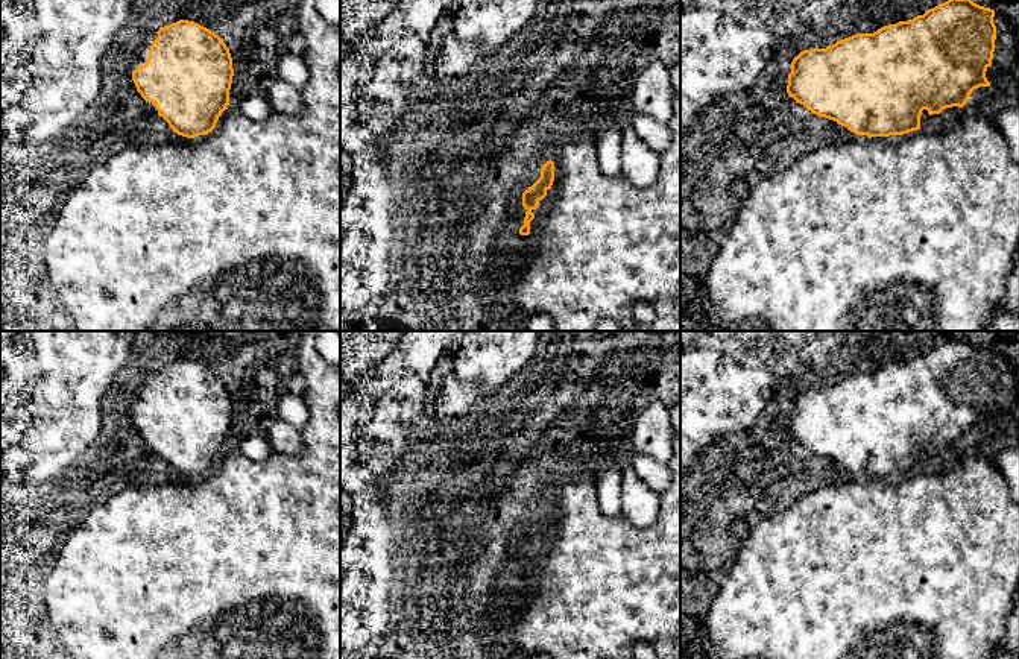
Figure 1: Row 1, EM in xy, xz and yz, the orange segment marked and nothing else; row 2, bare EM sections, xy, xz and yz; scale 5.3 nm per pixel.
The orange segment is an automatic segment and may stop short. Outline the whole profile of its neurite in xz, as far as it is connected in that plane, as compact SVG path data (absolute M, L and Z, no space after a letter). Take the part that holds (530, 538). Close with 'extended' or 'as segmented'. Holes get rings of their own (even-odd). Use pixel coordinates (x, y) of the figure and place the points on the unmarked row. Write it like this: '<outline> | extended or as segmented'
M550 500L541 509L541 518L522 533L522 547L527 550L524 565L519 568L521 575L530 574L530 562L535 559L533 550L547 536L554 521L554 503Z | as segmented

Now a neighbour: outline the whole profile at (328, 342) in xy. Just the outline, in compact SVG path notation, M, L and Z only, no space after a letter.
M319 331L316 343L323 360L340 366L340 331Z

